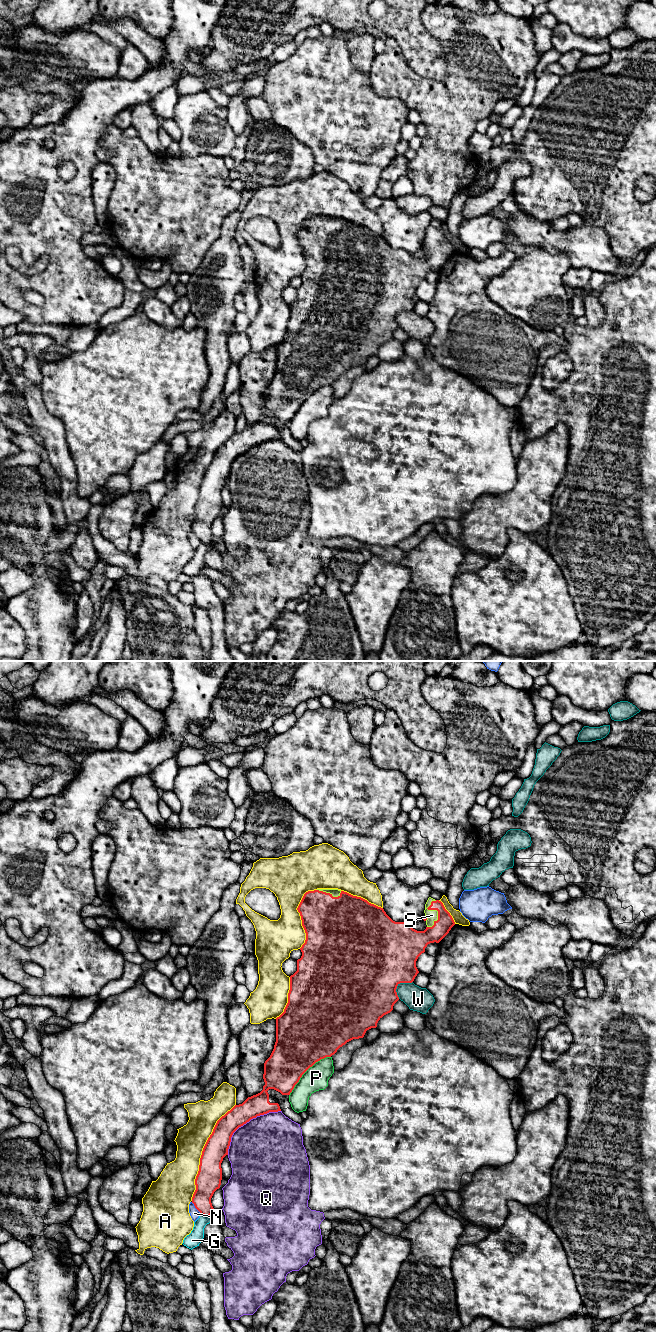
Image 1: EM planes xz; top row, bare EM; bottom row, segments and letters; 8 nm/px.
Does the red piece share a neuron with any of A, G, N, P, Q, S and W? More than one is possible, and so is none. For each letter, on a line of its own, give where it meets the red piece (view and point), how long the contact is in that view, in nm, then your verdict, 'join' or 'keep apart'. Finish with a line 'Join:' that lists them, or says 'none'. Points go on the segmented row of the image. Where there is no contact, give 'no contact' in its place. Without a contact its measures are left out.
A: contact xz (202, 1152); length 850 nm; keep apart
G: contact xz (206, 1215); length 100 nm; keep apart
N: contact xz (195, 1207); length 120 nm; keep apart
P: contact xz (306, 1070); length 460 nm; keep apart
Q: contact xz (246, 1122); length 550 nm; keep apart
S: contact xz (436, 909); length 240 nm; join
W: contact xz (397, 985); length 180 nm; keep apart
Join: S

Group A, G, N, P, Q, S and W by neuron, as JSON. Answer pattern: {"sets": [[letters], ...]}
{"sets": [["A"], ["G"], ["N"], ["P"], ["Q"], ["S"], ["W"]]}

